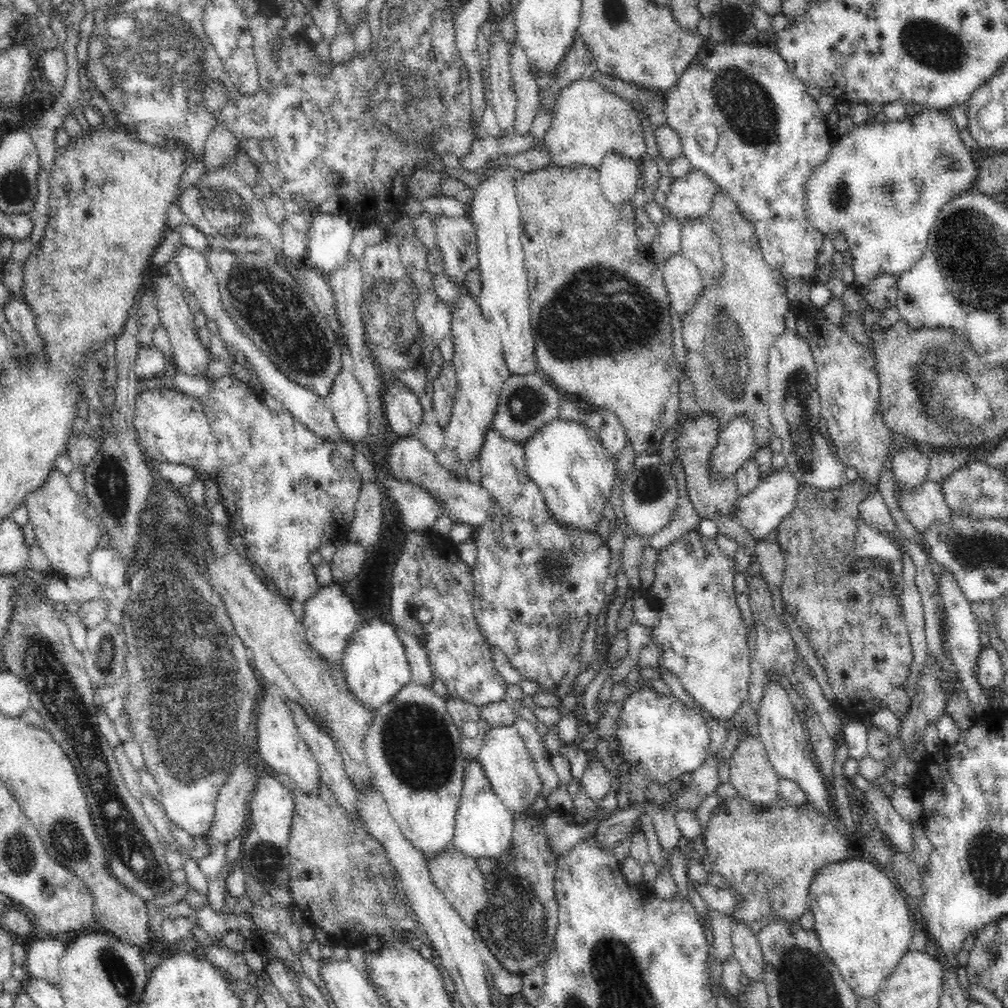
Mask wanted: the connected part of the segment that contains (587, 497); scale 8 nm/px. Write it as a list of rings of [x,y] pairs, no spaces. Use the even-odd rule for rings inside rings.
[[[554,420],[524,443],[527,472],[543,494],[549,518],[571,534],[597,532],[614,490],[620,497],[624,486],[618,454],[610,453],[582,420]]]

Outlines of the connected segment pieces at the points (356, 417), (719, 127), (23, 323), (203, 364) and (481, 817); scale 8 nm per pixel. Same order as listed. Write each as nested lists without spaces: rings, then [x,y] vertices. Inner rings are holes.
[[[344,367],[340,370],[330,396],[324,401],[343,438],[349,442],[360,442],[367,435],[369,404],[362,385],[351,371]]]
[[[706,40],[704,50],[700,56],[690,64],[690,68],[682,74],[678,84],[666,94],[666,124],[674,129],[678,136],[682,137],[684,145],[684,156],[692,163],[695,170],[703,172],[712,182],[715,182],[719,189],[730,194],[734,203],[738,206],[738,211],[746,223],[754,227],[754,235],[758,239],[758,246],[762,251],[762,257],[776,273],[784,278],[804,278],[808,281],[814,281],[815,271],[817,270],[817,258],[825,234],[813,224],[812,220],[807,218],[806,210],[809,208],[809,188],[808,182],[812,180],[814,172],[822,168],[828,162],[830,150],[833,141],[828,135],[828,124],[826,124],[826,112],[822,111],[816,103],[817,98],[812,97],[806,91],[806,83],[790,71],[788,63],[782,59],[778,51],[770,49],[767,45],[760,44],[724,44]]]
[[[12,300],[8,306],[4,306],[2,309],[4,310],[6,320],[8,320],[8,324],[10,324],[16,332],[20,332],[33,353],[36,354],[36,356],[40,356],[40,358],[46,362],[44,341],[38,334],[30,306],[24,304],[22,300]]]
[[[166,268],[163,270],[163,276],[154,284],[156,299],[158,299],[158,311],[160,311],[160,322],[163,328],[168,332],[172,348],[174,349],[174,358],[176,359],[176,370],[190,374],[200,379],[207,379],[208,368],[212,354],[208,353],[206,346],[200,342],[198,336],[198,326],[194,321],[194,315],[188,302],[184,299],[184,287],[176,285],[168,276]]]
[[[478,760],[470,762],[468,772],[464,776],[464,790],[462,790],[461,804],[454,828],[454,846],[464,858],[470,860],[492,860],[508,855],[512,848],[512,834],[514,832],[514,818],[508,813],[502,801],[495,795],[491,784],[483,775]]]

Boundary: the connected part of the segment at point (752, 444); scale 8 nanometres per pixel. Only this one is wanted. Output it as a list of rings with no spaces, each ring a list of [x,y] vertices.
[[[740,415],[731,420],[720,432],[718,438],[718,446],[714,448],[712,454],[713,472],[717,472],[717,476],[730,476],[735,474],[748,459],[752,459],[758,446],[756,437],[754,437],[754,425],[752,420],[746,415]]]

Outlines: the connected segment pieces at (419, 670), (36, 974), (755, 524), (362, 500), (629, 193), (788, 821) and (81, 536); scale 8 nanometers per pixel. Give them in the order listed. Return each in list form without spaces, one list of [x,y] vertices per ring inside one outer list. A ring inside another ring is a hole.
[[[394,626],[394,629],[396,629],[397,635],[404,643],[406,657],[410,661],[411,681],[422,687],[433,689],[434,673],[432,673],[427,652],[422,648],[420,641],[399,626]]]
[[[42,936],[26,948],[26,972],[30,978],[44,979],[58,986],[60,983],[60,961],[66,950],[61,937]]]
[[[784,466],[782,470],[772,469],[768,476],[760,481],[756,490],[741,496],[740,510],[736,512],[736,517],[742,521],[742,525],[746,527],[746,531],[754,539],[757,541],[762,540],[762,538],[766,538],[770,532],[775,530],[783,518],[786,518],[794,510],[798,494],[800,494],[800,488],[803,485],[793,472],[789,470],[788,466]]]
[[[374,482],[362,484],[362,490],[355,504],[355,515],[346,530],[346,540],[362,548],[372,546],[382,530],[384,508],[382,492]]]
[[[608,151],[598,169],[600,186],[609,204],[619,206],[633,200],[638,190],[635,159]]]
[[[778,796],[774,800],[774,807],[770,811],[762,811],[759,808],[755,808],[754,804],[744,800],[740,797],[732,797],[731,799],[722,799],[722,801],[712,810],[712,816],[708,820],[708,826],[706,826],[706,832],[704,837],[704,844],[707,848],[707,853],[703,858],[703,867],[706,872],[712,872],[712,874],[720,874],[722,878],[725,878],[730,883],[730,886],[734,887],[737,891],[742,891],[746,900],[732,912],[731,917],[736,919],[744,919],[746,923],[750,923],[754,927],[754,931],[758,934],[759,930],[774,917],[782,917],[782,919],[788,919],[788,921],[797,921],[804,912],[809,910],[809,892],[816,874],[820,868],[832,863],[838,863],[846,861],[850,858],[850,850],[852,849],[847,845],[847,840],[841,833],[840,828],[834,827],[834,822],[826,821],[822,819],[822,815],[818,815],[818,811],[812,807],[812,804],[806,803],[805,806],[794,808],[790,804],[786,803],[783,796]]]
[[[53,468],[49,478],[36,492],[26,496],[30,523],[34,525],[36,540],[50,561],[51,569],[62,577],[82,580],[90,575],[90,554],[100,546],[104,530],[98,518],[86,517],[86,497],[70,488],[64,475]]]

